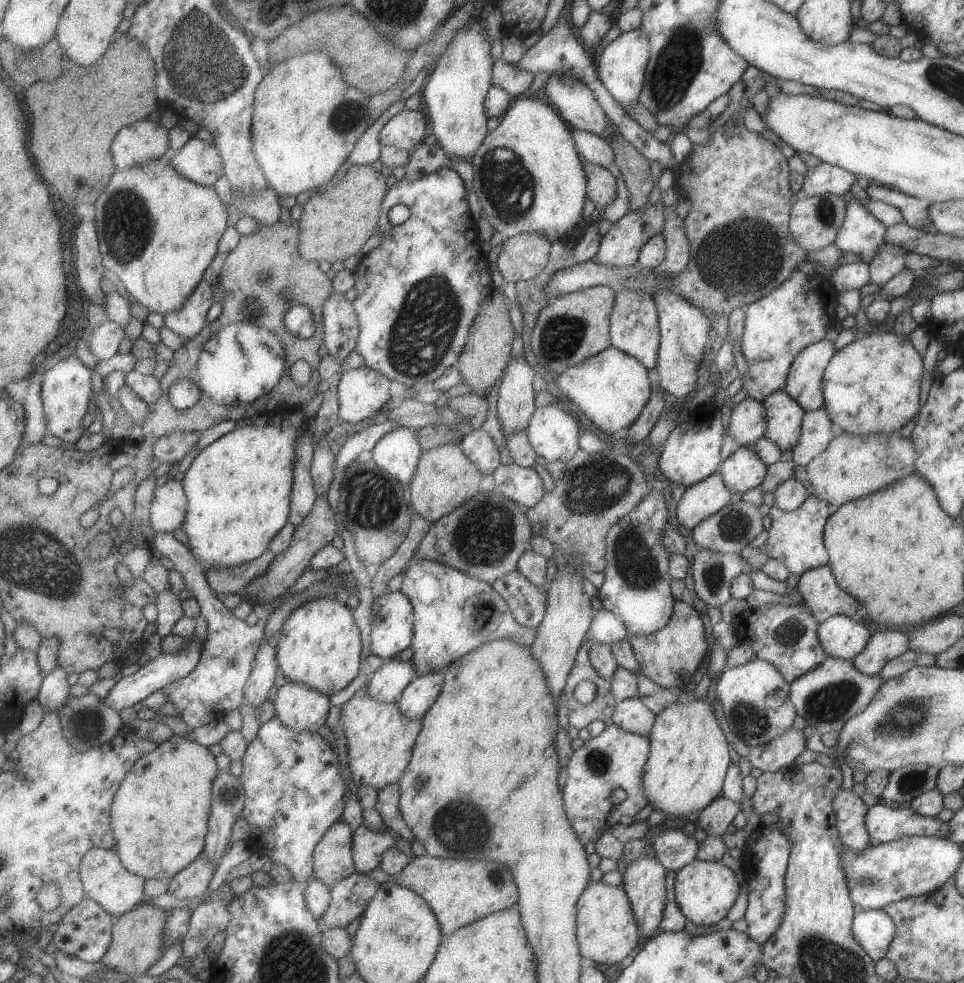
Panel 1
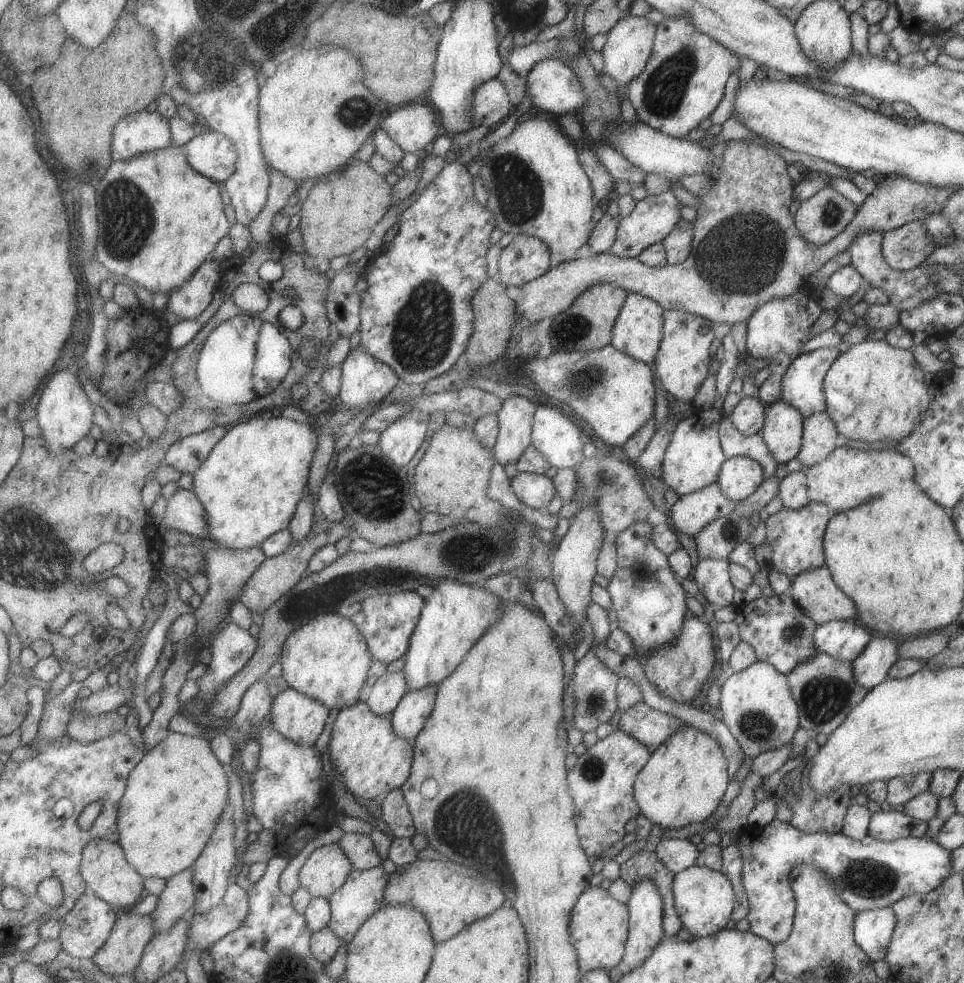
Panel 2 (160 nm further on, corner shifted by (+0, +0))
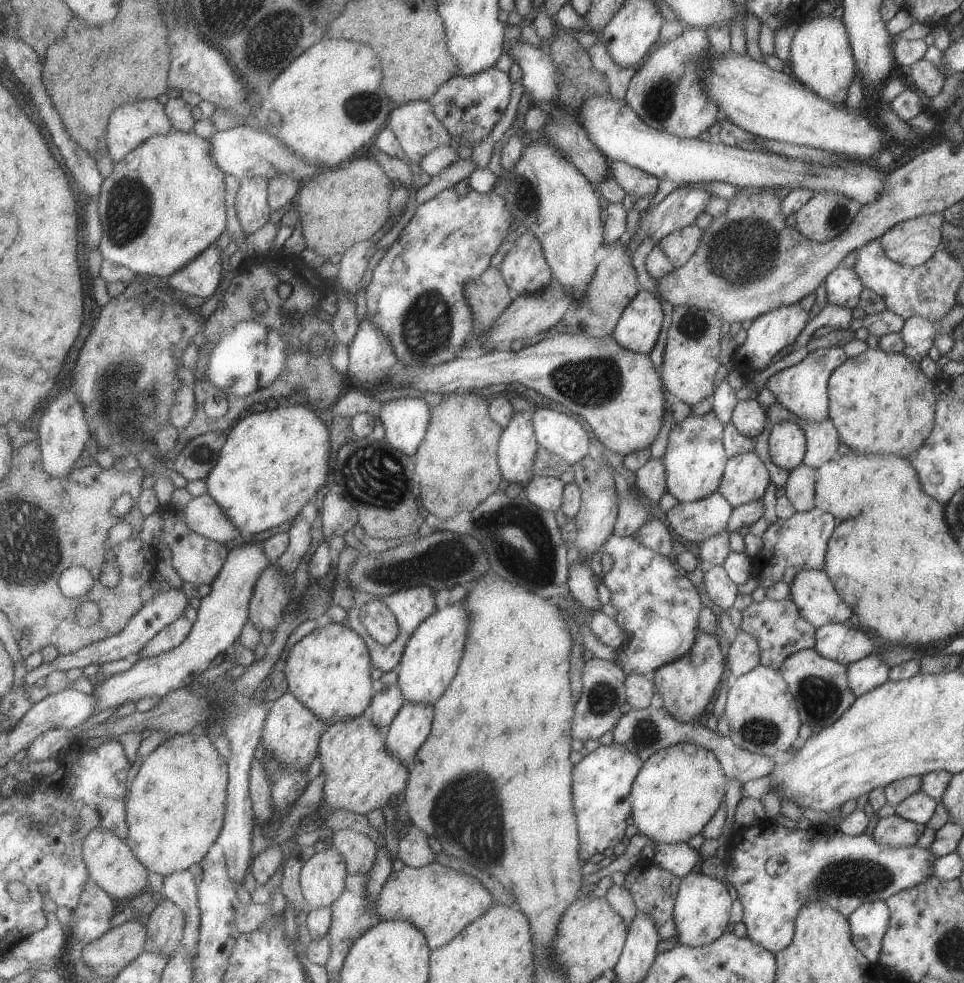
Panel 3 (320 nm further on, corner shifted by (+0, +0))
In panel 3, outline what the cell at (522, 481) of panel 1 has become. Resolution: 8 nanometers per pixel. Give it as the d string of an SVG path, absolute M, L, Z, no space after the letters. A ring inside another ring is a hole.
M533 477L522 495L546 511L559 512L564 503L566 485L557 477Z

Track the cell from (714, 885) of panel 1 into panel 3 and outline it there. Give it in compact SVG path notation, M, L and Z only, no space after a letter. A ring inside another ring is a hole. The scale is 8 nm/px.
M701 872L687 873L682 876L672 908L677 931L677 944L688 947L702 947L717 940L729 924L729 909L733 897L726 882L709 878Z

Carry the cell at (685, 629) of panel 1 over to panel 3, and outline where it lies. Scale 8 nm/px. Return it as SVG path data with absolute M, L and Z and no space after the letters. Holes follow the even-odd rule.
M698 630L693 646L686 655L654 670L650 677L654 684L654 692L661 697L666 713L680 723L691 723L703 721L701 712L709 704L713 692L718 691L726 675L717 637Z

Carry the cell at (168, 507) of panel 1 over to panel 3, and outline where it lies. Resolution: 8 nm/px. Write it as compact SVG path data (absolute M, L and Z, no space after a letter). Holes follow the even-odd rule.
M208 492L200 497L192 497L184 513L191 530L211 540L225 544L243 536L242 530Z

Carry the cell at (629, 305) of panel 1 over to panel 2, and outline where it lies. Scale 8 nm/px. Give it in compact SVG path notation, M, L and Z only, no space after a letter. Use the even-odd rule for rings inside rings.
M627 293L625 304L611 329L613 336L610 338L610 345L651 367L662 339L663 311L654 300L637 293Z

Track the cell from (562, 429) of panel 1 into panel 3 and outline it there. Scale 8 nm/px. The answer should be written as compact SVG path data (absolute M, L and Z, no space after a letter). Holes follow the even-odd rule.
M536 407L534 427L540 446L566 458L570 466L585 457L589 446L587 432L571 416L551 408Z

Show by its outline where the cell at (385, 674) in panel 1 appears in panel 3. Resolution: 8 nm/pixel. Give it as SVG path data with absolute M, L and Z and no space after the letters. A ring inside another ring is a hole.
M398 684L389 686L389 688L384 687L373 697L368 715L375 726L386 731L407 702L408 700Z

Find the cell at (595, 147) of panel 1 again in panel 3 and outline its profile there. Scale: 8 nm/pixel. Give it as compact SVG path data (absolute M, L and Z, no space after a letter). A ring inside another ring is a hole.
M609 161L609 174L617 181L617 184L631 196L636 199L640 197L653 197L657 192L657 185L660 180L651 176L638 168L629 166L621 161Z

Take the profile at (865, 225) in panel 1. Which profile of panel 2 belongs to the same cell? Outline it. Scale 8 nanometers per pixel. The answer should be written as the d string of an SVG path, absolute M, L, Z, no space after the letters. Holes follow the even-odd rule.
M862 232L850 243L846 248L846 251L850 256L850 264L853 265L855 270L858 270L858 273L862 276L863 282L867 283L869 286L881 289L888 298L888 303L895 308L897 312L901 312L907 309L912 309L913 307L918 307L920 304L928 303L936 297L936 269L938 266L946 265L936 265L935 263L921 263L917 265L914 269L909 271L896 271L893 270L884 260L881 254L881 241L882 234L880 232Z

